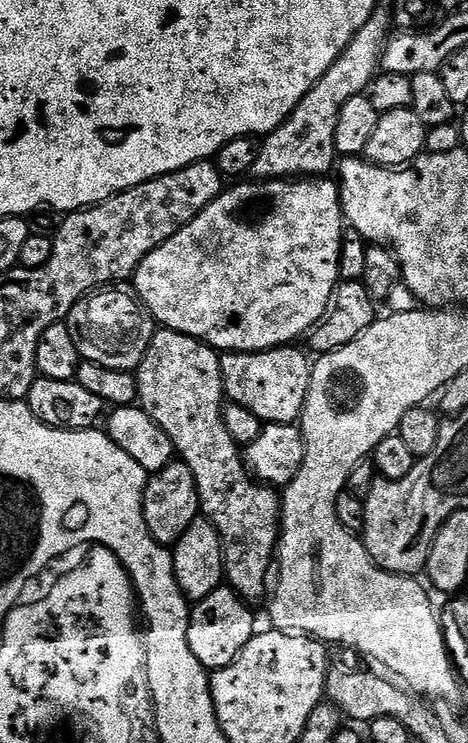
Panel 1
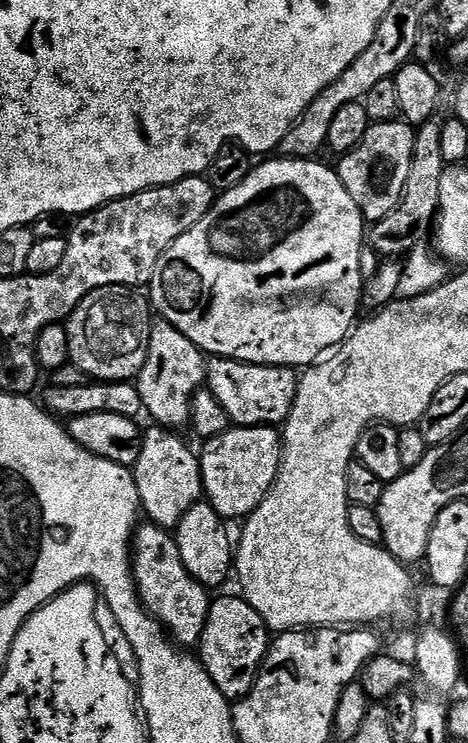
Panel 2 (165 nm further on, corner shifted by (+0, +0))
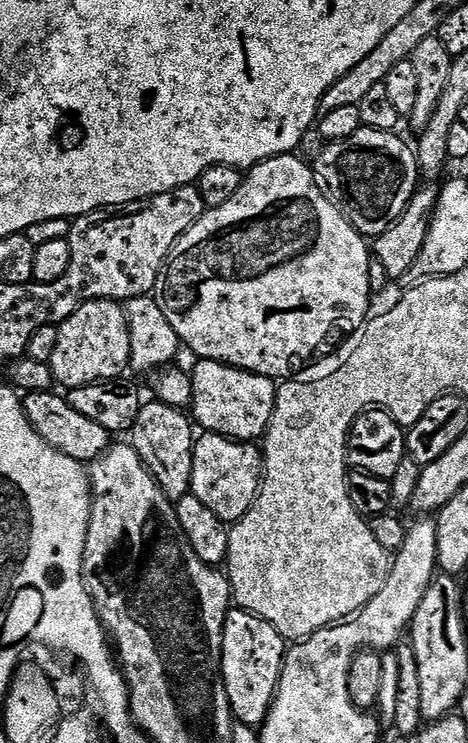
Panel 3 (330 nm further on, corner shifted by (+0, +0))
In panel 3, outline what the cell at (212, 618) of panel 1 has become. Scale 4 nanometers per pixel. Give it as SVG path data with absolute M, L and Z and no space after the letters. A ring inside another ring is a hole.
M233 607L226 618L222 634L222 678L226 698L230 698L232 715L241 724L259 726L276 697L284 665L286 641L262 618L244 608Z

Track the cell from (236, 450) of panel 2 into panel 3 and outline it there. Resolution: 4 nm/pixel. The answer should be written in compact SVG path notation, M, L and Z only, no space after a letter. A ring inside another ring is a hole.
M213 432L195 437L192 446L191 495L203 502L226 525L234 525L250 511L264 478L264 457L255 443L231 440Z

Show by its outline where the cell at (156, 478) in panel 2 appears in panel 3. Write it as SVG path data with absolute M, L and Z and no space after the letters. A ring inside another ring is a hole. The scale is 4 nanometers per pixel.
M159 402L151 403L145 403L141 407L130 433L130 443L158 486L162 486L164 493L175 502L189 495L192 490L194 424L181 409Z

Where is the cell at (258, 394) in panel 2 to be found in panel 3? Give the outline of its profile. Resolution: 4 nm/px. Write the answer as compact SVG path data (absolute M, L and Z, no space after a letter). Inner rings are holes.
M197 359L196 365L190 368L192 385L194 386L194 398L190 409L190 416L197 425L201 424L204 432L213 432L219 436L225 436L231 440L256 442L268 431L268 423L274 414L274 402L276 401L277 381L268 376L259 376L253 372L247 372L241 368L235 368L222 362Z

